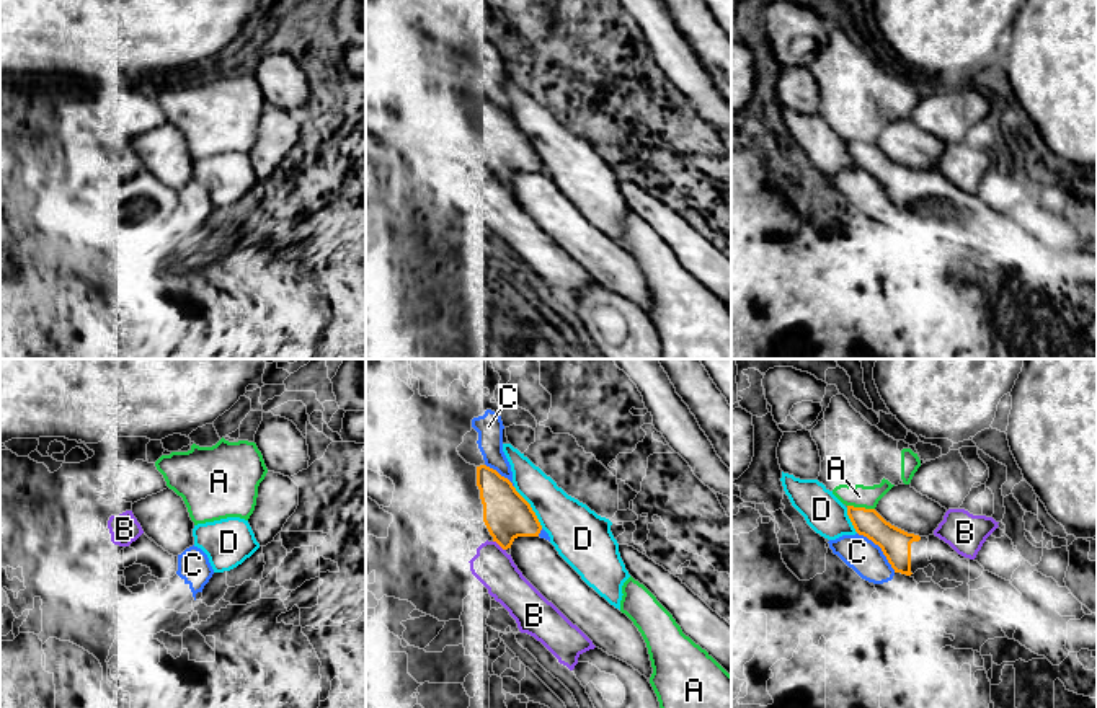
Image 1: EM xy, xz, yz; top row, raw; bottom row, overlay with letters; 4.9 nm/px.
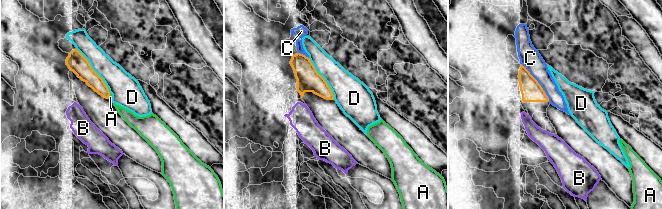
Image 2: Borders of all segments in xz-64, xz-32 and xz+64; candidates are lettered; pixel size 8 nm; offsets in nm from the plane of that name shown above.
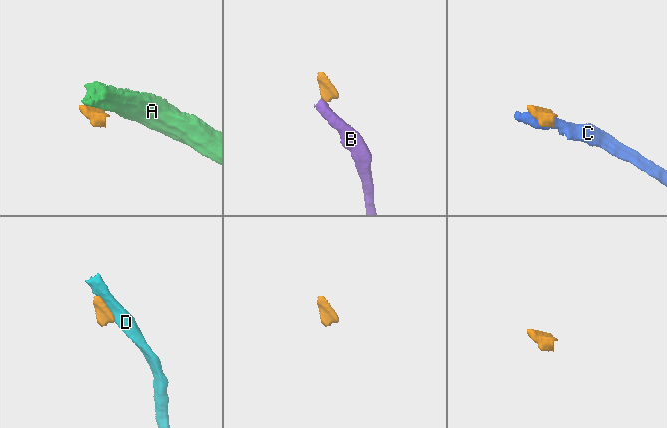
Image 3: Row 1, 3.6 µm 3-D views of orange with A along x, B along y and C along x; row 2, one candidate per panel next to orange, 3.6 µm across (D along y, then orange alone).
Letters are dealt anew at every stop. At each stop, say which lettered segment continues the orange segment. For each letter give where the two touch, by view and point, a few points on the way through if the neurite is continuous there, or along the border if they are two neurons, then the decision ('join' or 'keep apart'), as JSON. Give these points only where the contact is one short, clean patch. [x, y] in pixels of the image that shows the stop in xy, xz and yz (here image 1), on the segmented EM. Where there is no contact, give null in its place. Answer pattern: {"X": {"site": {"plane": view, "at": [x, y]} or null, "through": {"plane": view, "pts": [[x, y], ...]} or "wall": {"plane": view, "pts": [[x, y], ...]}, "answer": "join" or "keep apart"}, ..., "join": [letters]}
{"A": {"site": {"plane": "yz", "at": [861, 508]}, "wall": {"plane": "yz", "pts": [[848, 504], [874, 509]]}, "answer": "keep apart"}, "B": {"site": {"plane": "xz", "at": [500, 545]}, "answer": "keep apart"}, "C": {"site": {"plane": "yz", "at": [880, 547]}, "wall": {"plane": "yz", "pts": [[857, 532], [880, 548], [895, 571]]}, "answer": "keep apart"}, "D": {"site": {"plane": "xz", "at": [531, 508]}, "answer": "keep apart"}, "join": []}

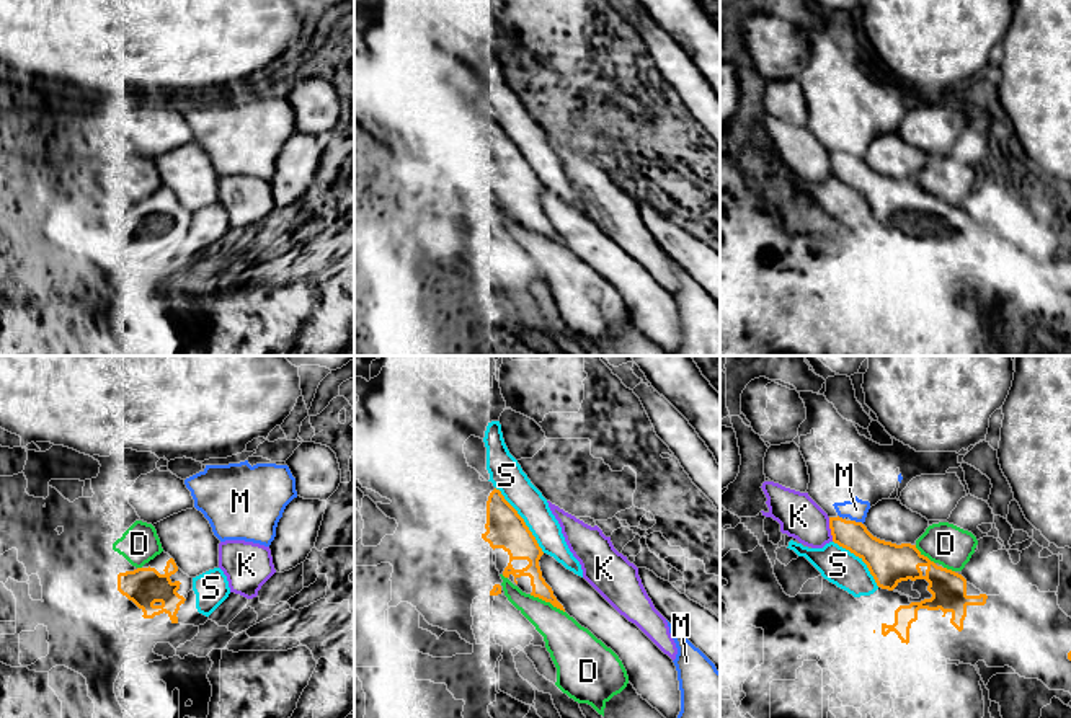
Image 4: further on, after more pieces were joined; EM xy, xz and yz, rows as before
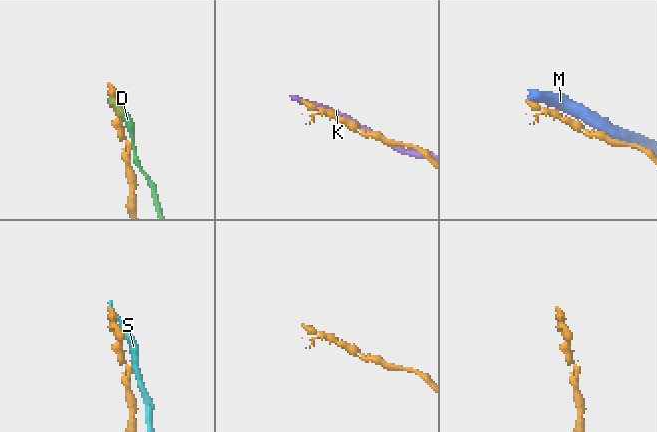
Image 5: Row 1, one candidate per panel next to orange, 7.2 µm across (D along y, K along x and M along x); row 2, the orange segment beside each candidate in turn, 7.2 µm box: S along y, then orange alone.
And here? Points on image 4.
{"D": {"site": {"plane": "xz", "at": [547, 601]}, "answer": "keep apart"}, "K": {"site": {"plane": "yz", "at": [830, 527]}, "answer": "keep apart"}, "M": {"site": {"plane": "yz", "at": [857, 522]}, "wall": {"plane": "yz", "pts": [[851, 519], [862, 524]]}, "answer": "keep apart"}, "S": {"site": {"plane": "xz", "at": [523, 519]}, "answer": "keep apart"}, "join": []}

